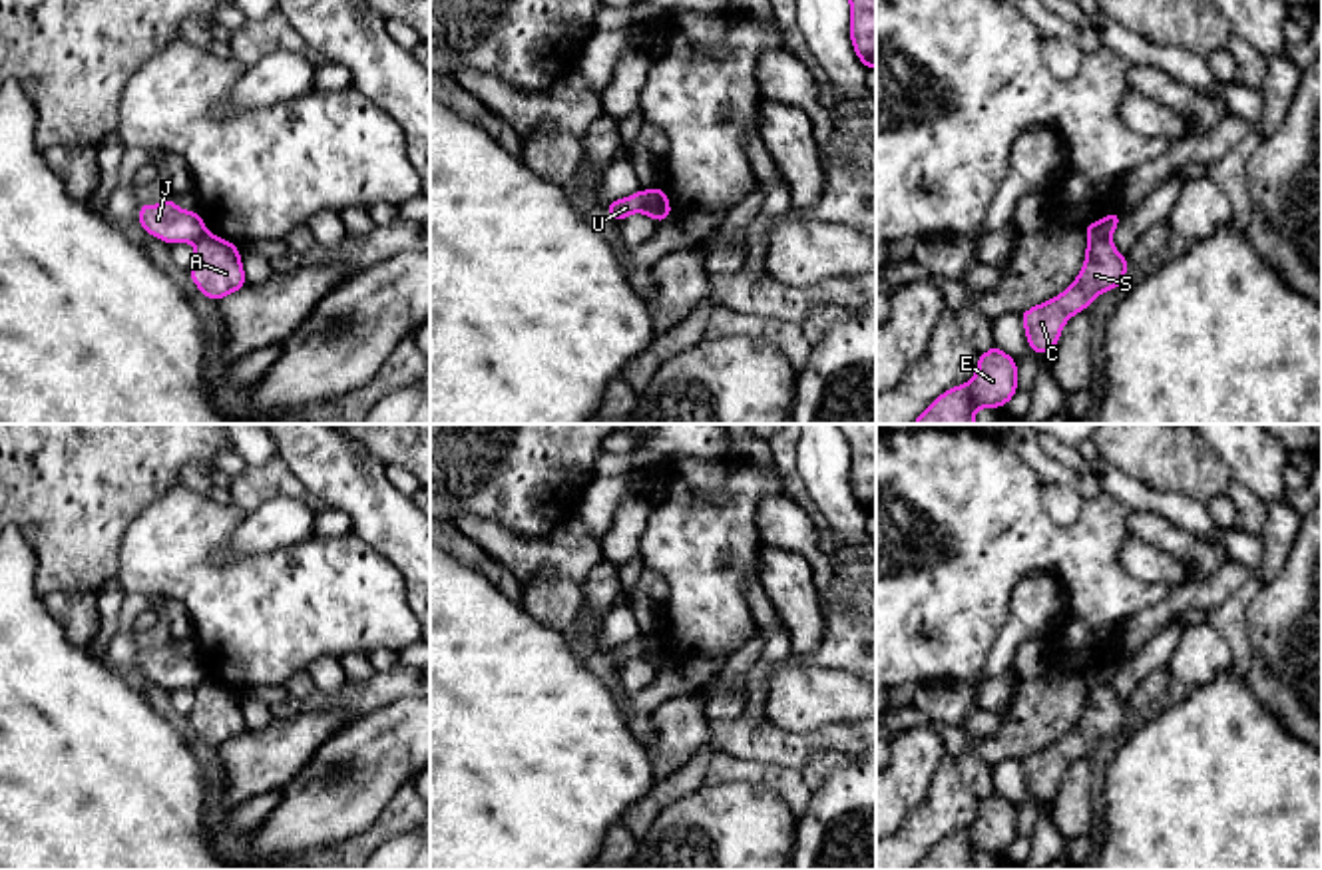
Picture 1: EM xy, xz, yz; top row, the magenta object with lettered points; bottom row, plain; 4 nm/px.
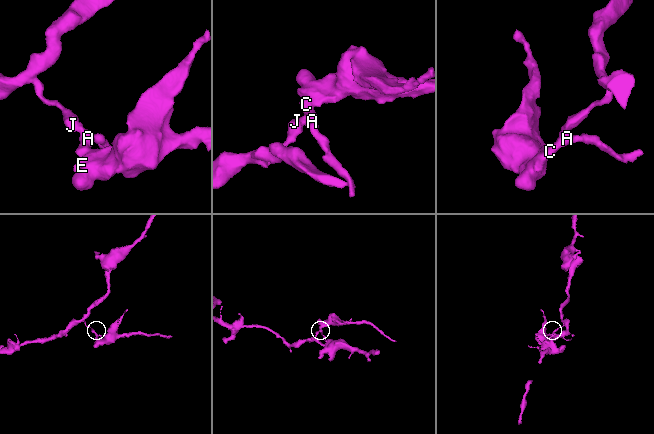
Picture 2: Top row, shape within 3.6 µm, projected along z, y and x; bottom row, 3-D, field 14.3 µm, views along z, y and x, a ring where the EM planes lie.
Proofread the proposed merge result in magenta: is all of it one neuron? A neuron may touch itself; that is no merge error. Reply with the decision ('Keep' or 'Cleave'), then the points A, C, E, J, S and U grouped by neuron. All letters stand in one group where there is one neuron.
Cleave. Groups: A C E S / J U

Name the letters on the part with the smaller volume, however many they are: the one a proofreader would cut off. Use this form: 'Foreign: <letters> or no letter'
Foreign: A, C, E, S

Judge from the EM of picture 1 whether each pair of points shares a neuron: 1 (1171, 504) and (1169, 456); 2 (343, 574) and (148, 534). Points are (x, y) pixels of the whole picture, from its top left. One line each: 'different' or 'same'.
1: different
2: same

